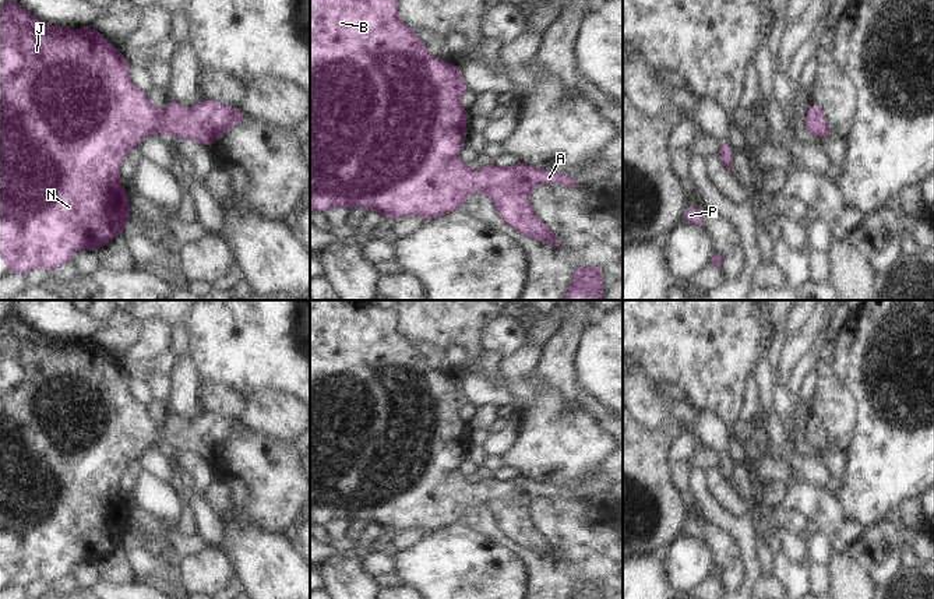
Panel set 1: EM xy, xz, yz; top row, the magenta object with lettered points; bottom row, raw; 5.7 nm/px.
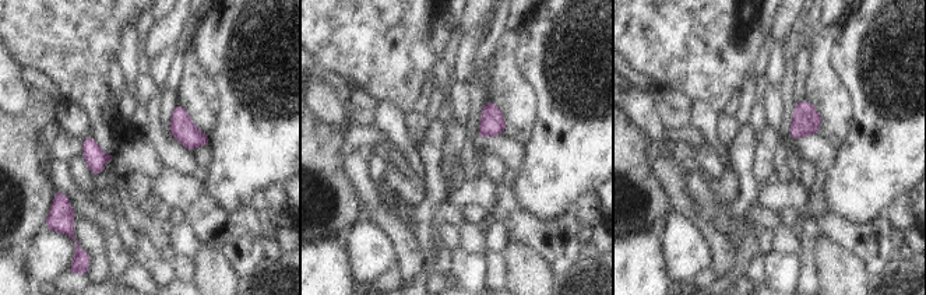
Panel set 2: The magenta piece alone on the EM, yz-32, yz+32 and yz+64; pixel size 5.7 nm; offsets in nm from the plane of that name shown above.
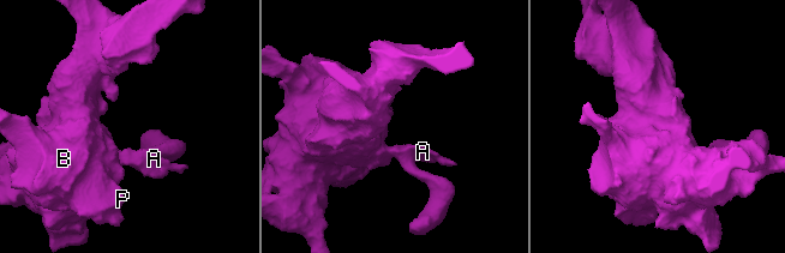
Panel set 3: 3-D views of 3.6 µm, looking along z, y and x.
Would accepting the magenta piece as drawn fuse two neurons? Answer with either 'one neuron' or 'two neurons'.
one neuron

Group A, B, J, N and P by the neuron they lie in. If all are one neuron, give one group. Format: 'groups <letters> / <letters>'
groups A B J N P

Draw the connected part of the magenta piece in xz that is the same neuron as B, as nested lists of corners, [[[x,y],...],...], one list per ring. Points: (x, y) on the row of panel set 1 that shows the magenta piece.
[[[310,0],[310,208],[325,212],[331,207],[369,207],[387,218],[405,218],[422,214],[423,221],[430,221],[452,209],[461,209],[464,201],[473,193],[486,193],[493,200],[498,214],[507,225],[515,230],[536,237],[542,243],[557,244],[561,242],[535,215],[529,194],[536,184],[558,183],[570,187],[582,187],[570,175],[558,175],[550,170],[531,168],[522,163],[510,168],[486,165],[476,172],[468,169],[459,159],[459,149],[466,135],[465,121],[468,112],[462,108],[459,98],[469,91],[462,80],[458,66],[447,64],[427,53],[423,43],[412,28],[398,18],[398,0]]]

